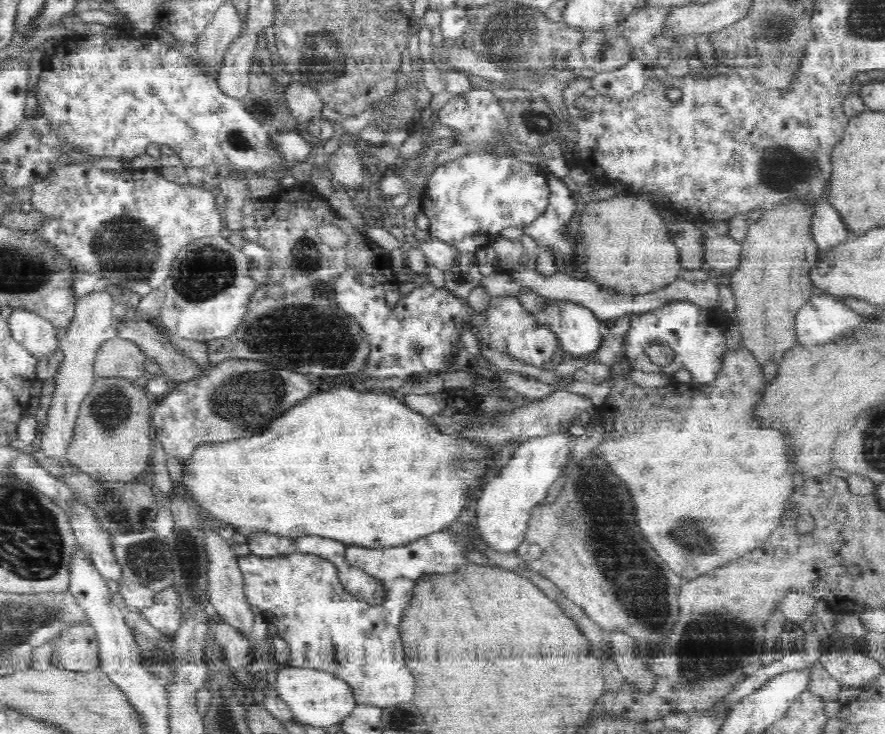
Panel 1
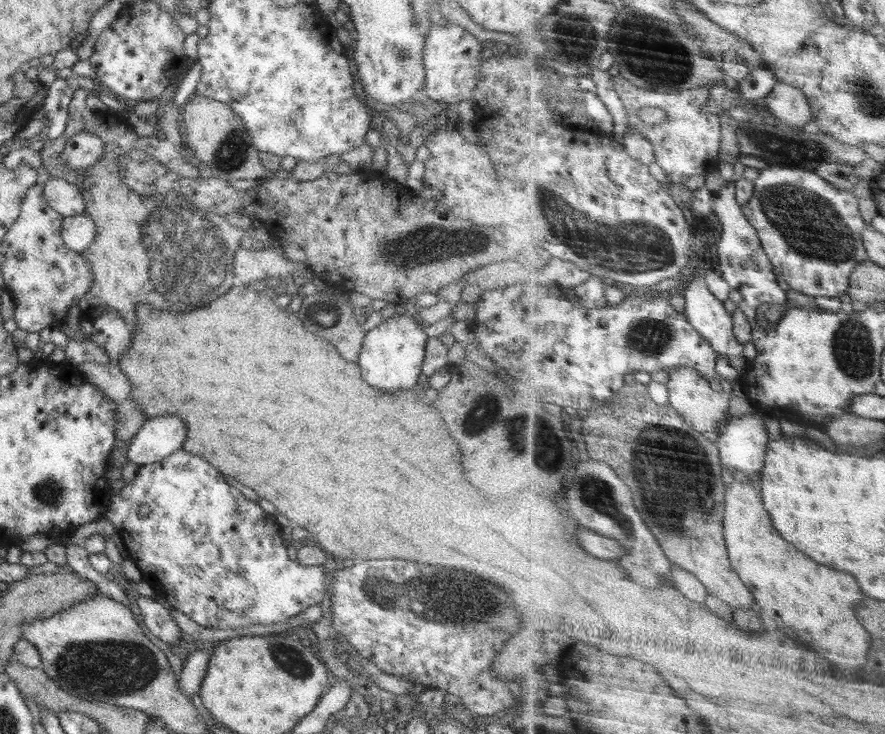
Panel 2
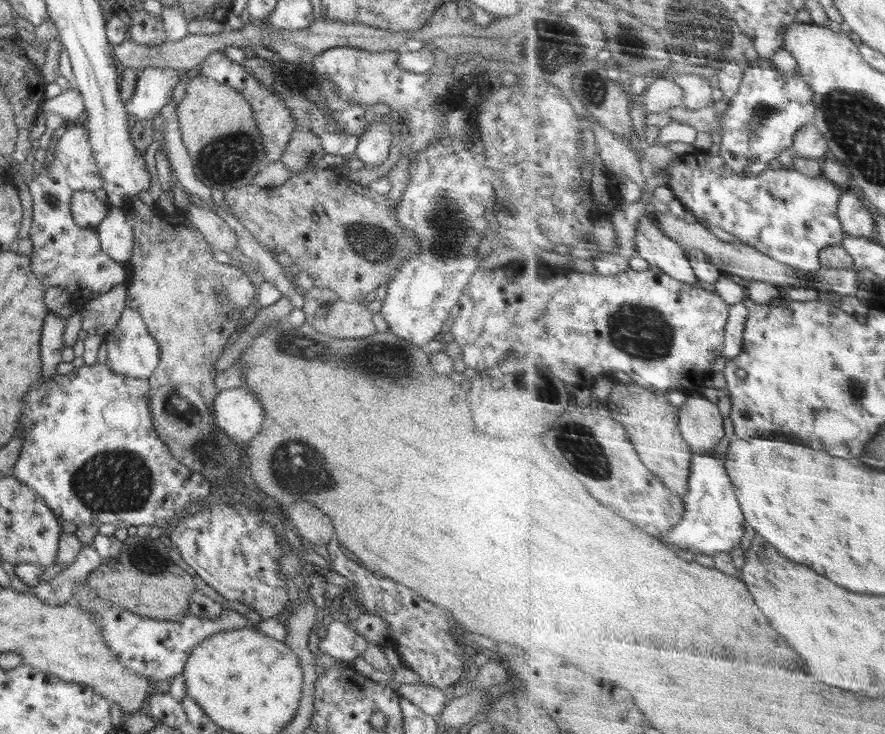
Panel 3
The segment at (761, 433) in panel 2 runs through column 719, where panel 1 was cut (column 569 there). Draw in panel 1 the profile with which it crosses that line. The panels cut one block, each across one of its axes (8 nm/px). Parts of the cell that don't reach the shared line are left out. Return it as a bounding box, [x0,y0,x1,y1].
[476,434,574,552]

